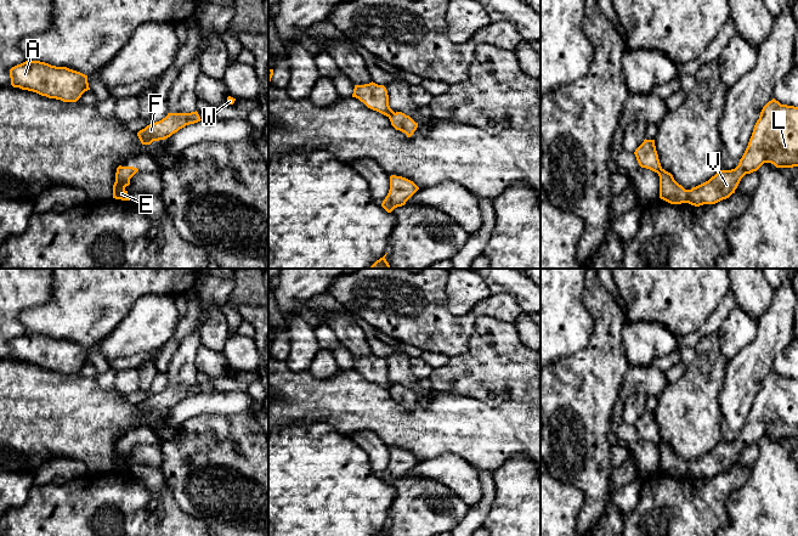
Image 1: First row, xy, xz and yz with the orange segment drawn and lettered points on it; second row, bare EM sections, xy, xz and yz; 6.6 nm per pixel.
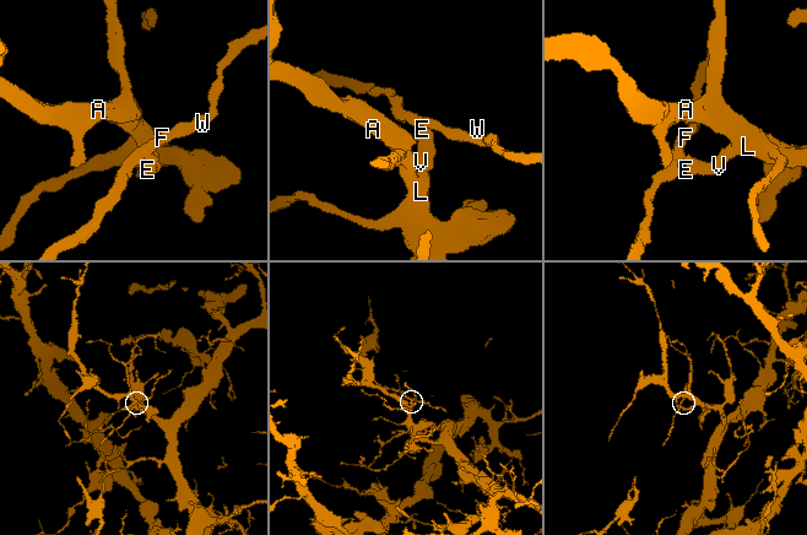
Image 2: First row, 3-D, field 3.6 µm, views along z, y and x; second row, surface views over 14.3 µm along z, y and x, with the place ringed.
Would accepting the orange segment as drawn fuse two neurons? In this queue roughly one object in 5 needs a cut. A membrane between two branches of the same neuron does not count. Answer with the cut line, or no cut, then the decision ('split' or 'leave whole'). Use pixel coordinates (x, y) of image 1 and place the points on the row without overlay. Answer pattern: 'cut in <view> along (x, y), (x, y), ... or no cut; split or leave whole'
cut in xz along (394, 384), (389, 389); split

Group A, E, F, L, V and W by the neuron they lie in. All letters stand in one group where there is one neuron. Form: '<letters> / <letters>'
A E L V / F W

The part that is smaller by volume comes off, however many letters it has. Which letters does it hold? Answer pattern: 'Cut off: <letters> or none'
Cut off: F, W

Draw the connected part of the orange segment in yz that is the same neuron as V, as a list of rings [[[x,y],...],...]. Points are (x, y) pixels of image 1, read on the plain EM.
[[[775,371],[769,373],[760,384],[738,438],[718,444],[691,462],[685,462],[670,445],[661,441],[660,470],[670,476],[715,476],[735,466],[741,451],[764,435],[776,440],[798,439],[798,379],[781,377]]]

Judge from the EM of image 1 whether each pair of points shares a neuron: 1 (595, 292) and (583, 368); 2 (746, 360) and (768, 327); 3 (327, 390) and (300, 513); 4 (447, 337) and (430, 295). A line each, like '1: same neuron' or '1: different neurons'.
1: same neuron
2: same neuron
3: different neurons
4: same neuron

